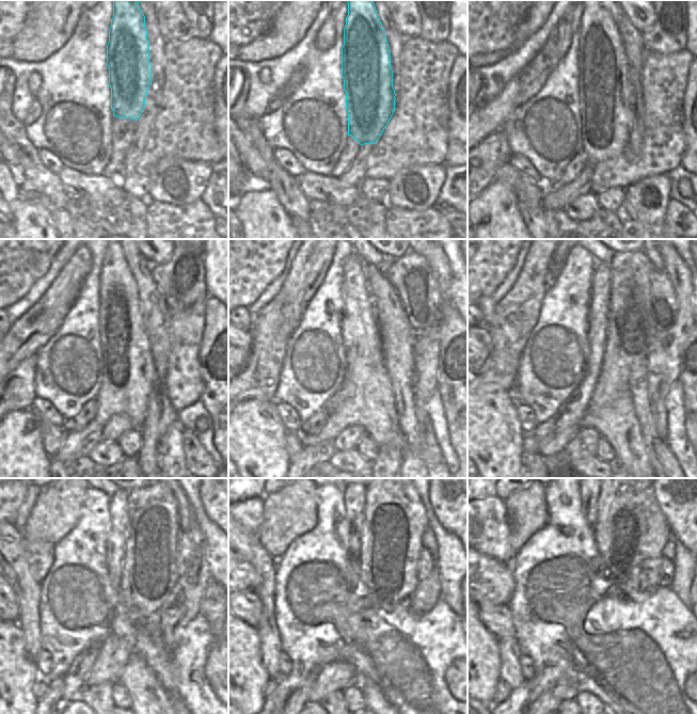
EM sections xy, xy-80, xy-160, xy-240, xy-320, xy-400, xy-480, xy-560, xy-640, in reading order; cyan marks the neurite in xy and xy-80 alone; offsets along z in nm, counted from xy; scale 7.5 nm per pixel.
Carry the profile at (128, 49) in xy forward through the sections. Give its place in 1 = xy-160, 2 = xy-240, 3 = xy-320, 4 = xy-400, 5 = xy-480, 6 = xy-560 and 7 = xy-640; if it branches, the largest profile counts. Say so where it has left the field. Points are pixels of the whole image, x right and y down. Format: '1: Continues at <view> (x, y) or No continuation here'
1: Continues at xy-160 (605, 94)
2: Continues at xy-240 (128, 376)
3: Continues at xy-320 (370, 403)
4: Continues at xy-400 (616, 422)
5: Continues at xy-480 (147, 695)
6: Continues at xy-560 (373, 694)
7: Continues at xy-640 (502, 692).

